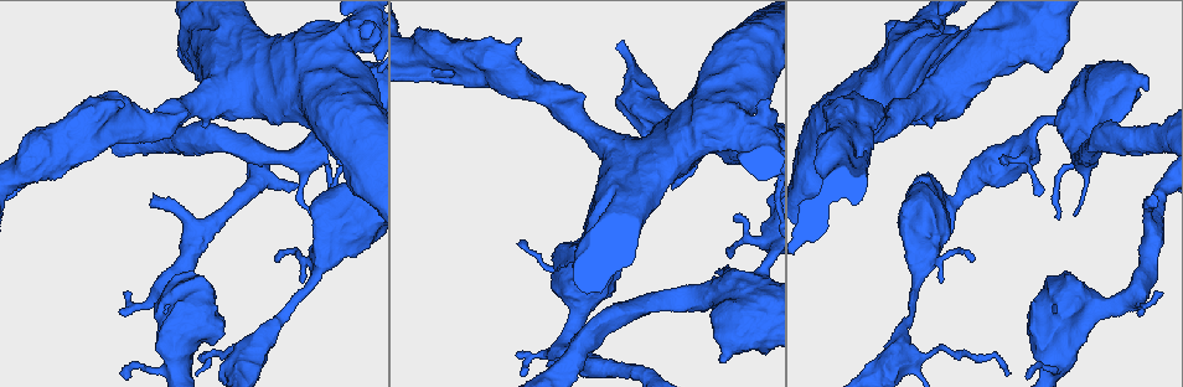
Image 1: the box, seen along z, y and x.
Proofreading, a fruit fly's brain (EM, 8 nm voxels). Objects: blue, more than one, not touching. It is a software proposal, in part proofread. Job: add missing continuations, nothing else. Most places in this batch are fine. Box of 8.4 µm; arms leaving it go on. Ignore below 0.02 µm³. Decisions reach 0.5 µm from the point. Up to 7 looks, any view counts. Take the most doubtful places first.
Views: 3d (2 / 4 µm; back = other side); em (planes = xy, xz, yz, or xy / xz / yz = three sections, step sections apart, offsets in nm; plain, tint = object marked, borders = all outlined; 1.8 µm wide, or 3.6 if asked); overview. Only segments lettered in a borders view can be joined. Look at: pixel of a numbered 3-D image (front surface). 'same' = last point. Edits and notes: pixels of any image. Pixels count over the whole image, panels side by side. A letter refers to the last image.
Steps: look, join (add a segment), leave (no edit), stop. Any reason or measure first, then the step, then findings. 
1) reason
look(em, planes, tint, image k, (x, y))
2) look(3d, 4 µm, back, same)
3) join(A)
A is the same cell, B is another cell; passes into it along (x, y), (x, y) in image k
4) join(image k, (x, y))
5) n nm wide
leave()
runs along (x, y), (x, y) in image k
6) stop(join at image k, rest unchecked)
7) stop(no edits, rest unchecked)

look(em, yz, step 4, tint, image 1, (1077, 212))

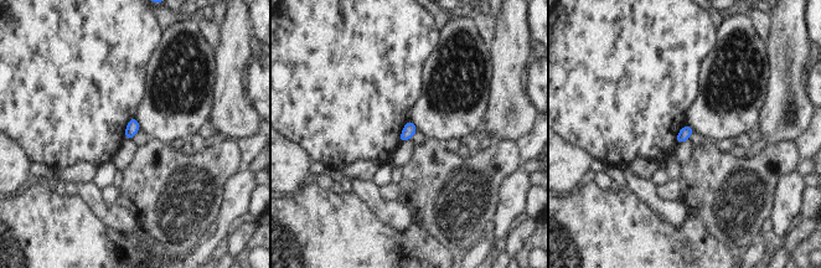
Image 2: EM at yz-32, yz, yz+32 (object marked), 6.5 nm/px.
look(em, planes, borders, same)

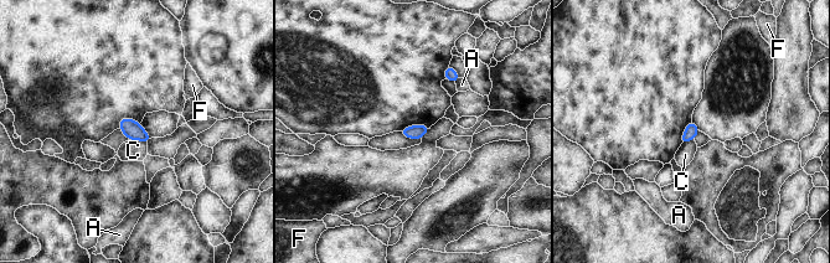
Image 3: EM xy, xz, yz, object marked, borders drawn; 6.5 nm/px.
90 nm wide
leave()
A, C and F are other cells; none of them fits

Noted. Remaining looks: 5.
branch stops here
look(3d, 4 µm, image 1, (155, 200))

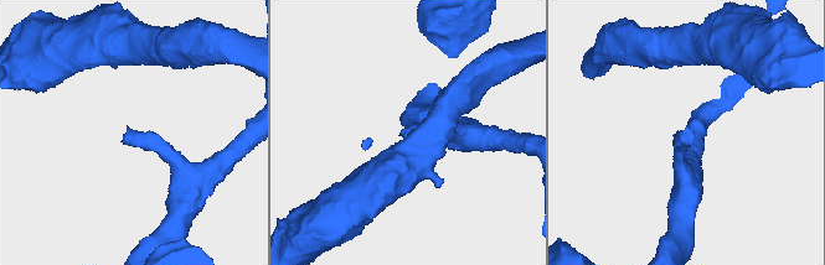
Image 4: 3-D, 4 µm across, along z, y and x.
look(em, planes, borders, image 4, (694, 133))

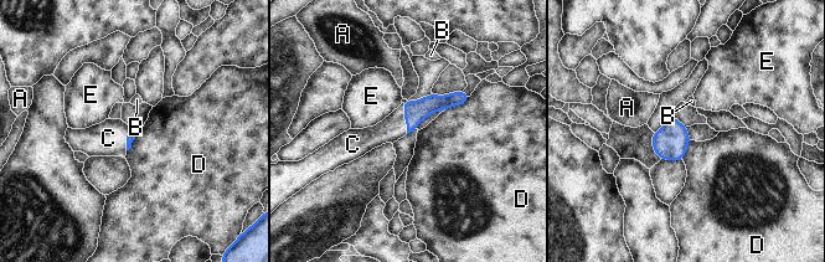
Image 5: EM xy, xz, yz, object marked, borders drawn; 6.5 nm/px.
C touches over 200 nm
join(C)
C is the same cell, A, B, D and E are other cells; it goes on there

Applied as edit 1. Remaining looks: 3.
tapers out
look(em, 3.6 µm, xz, step 4, borders, image 1, (1160, 294))

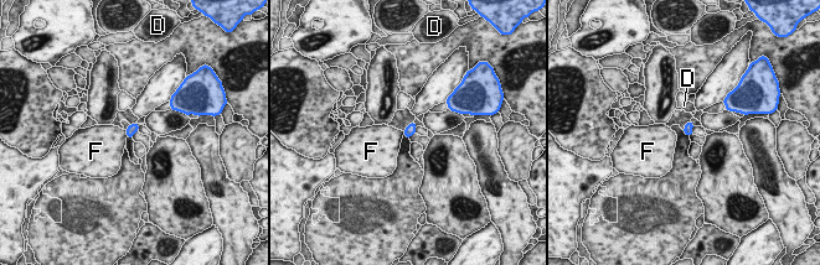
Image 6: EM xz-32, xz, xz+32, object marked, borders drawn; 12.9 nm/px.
leave()
D and F are other cells; border along (124, 130), (128, 136) in image 6; none of them fits

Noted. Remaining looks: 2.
stop(join at image 5, rest unchecked)

